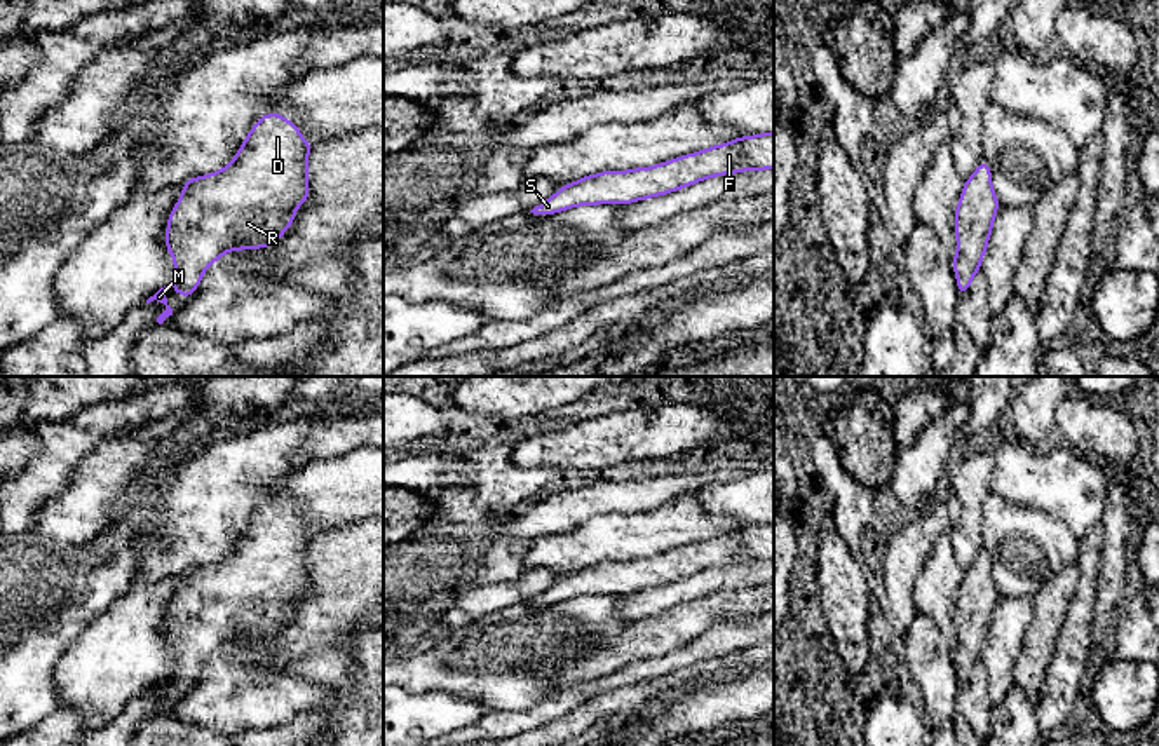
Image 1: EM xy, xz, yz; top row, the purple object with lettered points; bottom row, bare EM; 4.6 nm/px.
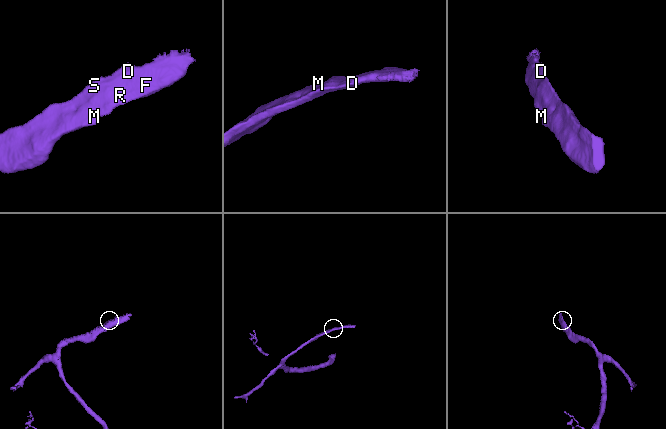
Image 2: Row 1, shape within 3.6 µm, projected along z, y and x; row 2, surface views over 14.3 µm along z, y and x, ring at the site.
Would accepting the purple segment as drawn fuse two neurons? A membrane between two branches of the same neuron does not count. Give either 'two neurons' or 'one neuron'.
one neuron

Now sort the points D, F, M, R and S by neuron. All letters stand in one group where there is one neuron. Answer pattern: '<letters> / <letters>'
D F M R S

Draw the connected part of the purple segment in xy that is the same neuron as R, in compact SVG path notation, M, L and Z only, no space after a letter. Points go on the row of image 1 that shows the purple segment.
M279 112L256 120L234 160L214 173L188 178L174 204L166 228L166 248L174 261L171 288L190 298L207 267L227 251L272 248L291 228L298 206L310 199L307 157L312 153L298 124Z

